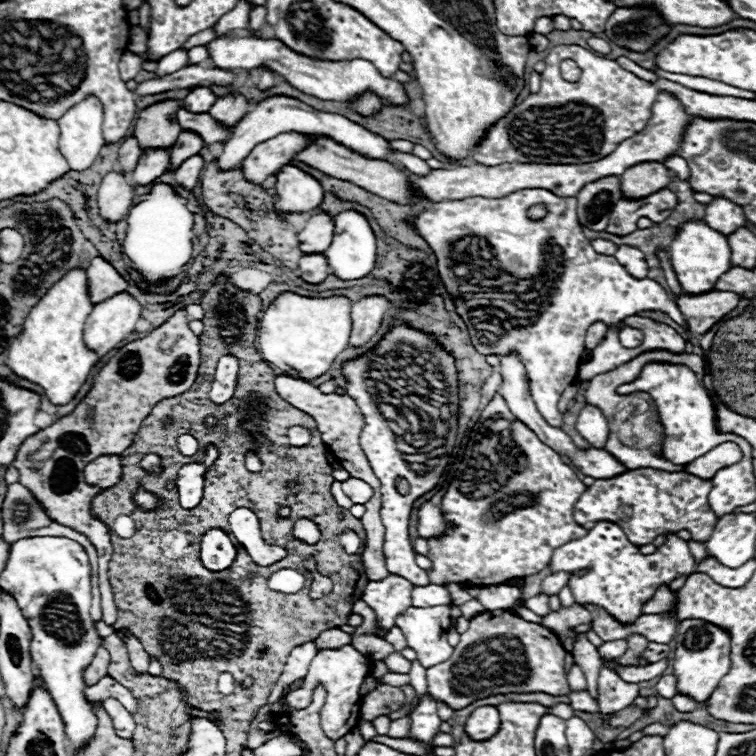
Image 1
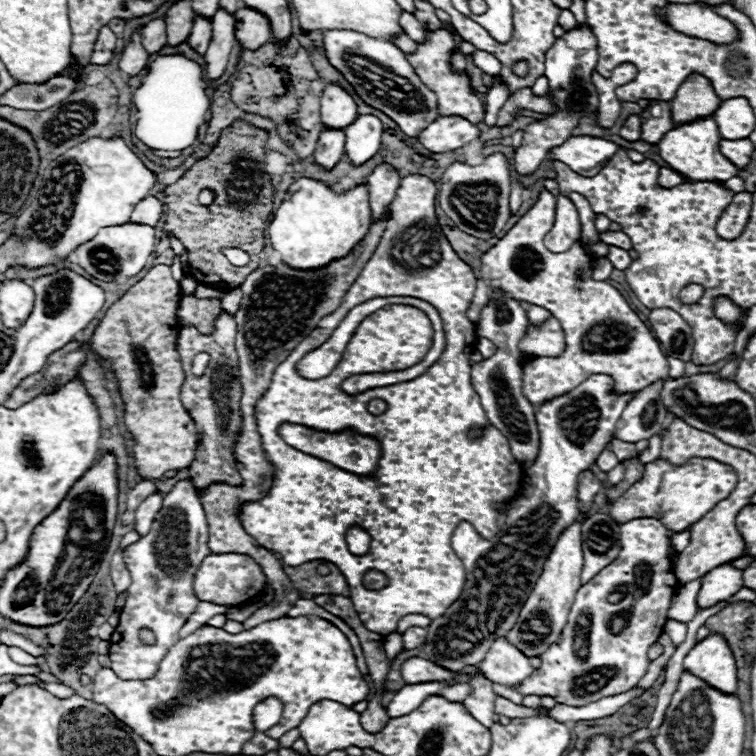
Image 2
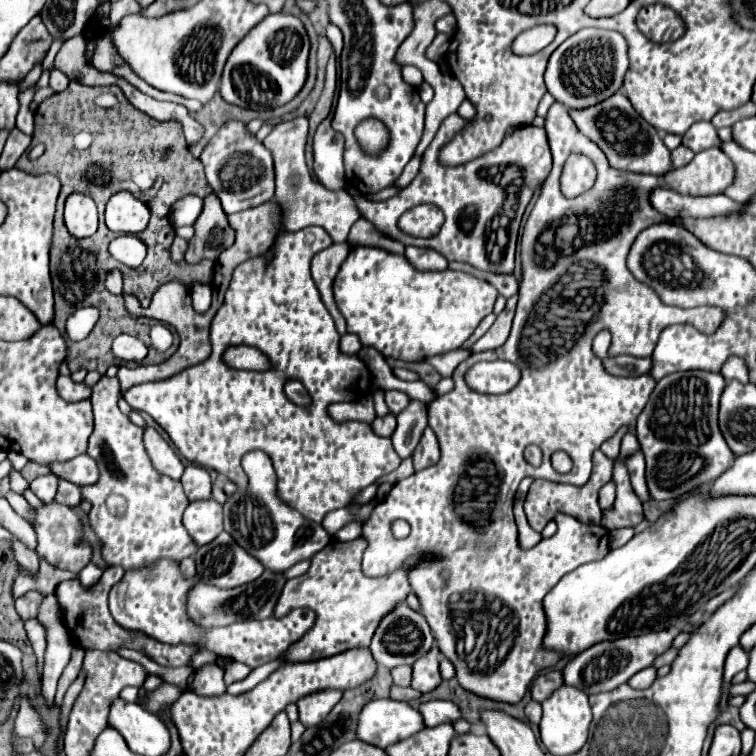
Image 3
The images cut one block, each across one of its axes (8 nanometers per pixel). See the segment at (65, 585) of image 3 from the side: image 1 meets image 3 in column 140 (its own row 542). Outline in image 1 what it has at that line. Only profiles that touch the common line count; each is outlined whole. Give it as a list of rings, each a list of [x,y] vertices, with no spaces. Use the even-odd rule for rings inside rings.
[[[638,468],[616,478],[596,480],[592,486],[588,486],[574,506],[574,518],[586,530],[590,530],[600,520],[614,522],[636,546],[650,544],[656,536],[668,532],[676,534],[680,530],[688,530],[696,542],[708,542],[716,524],[716,516],[708,504],[712,486],[712,480],[704,480],[688,472]]]

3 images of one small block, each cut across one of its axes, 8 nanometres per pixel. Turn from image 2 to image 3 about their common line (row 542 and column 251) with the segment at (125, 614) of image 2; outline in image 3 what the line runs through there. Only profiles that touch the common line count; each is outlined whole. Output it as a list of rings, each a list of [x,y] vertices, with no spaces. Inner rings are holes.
[[[230,120],[220,126],[216,136],[204,146],[200,154],[204,164],[206,180],[212,186],[214,194],[222,202],[226,214],[242,212],[254,206],[260,206],[268,200],[274,200],[274,162],[272,154],[264,144],[246,130],[246,124],[240,120]]]

